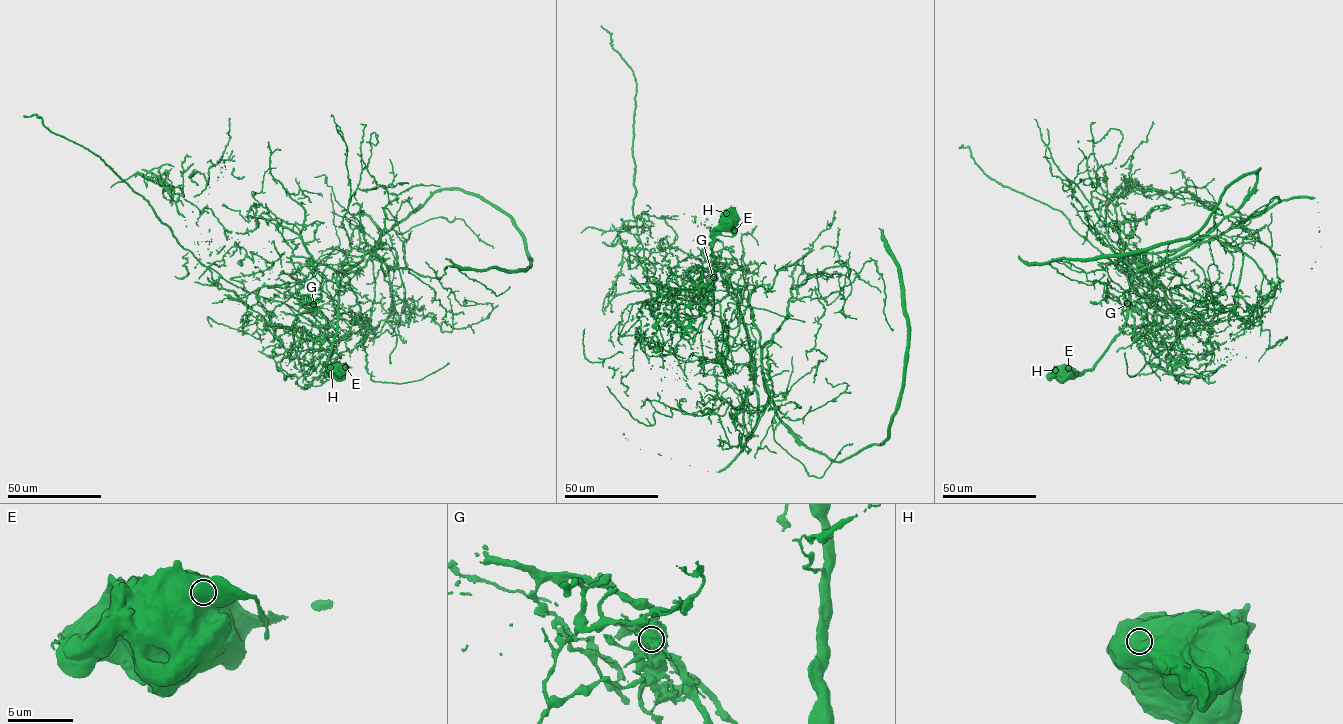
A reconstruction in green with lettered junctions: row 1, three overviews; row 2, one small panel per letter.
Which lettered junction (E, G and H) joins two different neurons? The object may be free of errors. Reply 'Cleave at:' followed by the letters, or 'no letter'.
Cleave at: G

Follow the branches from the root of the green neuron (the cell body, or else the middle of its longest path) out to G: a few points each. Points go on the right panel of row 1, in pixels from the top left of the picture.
G: (1064, 375), (1093, 367), (1123, 328), (1142, 262), (1162, 284), (1145, 302), (1127, 303)

